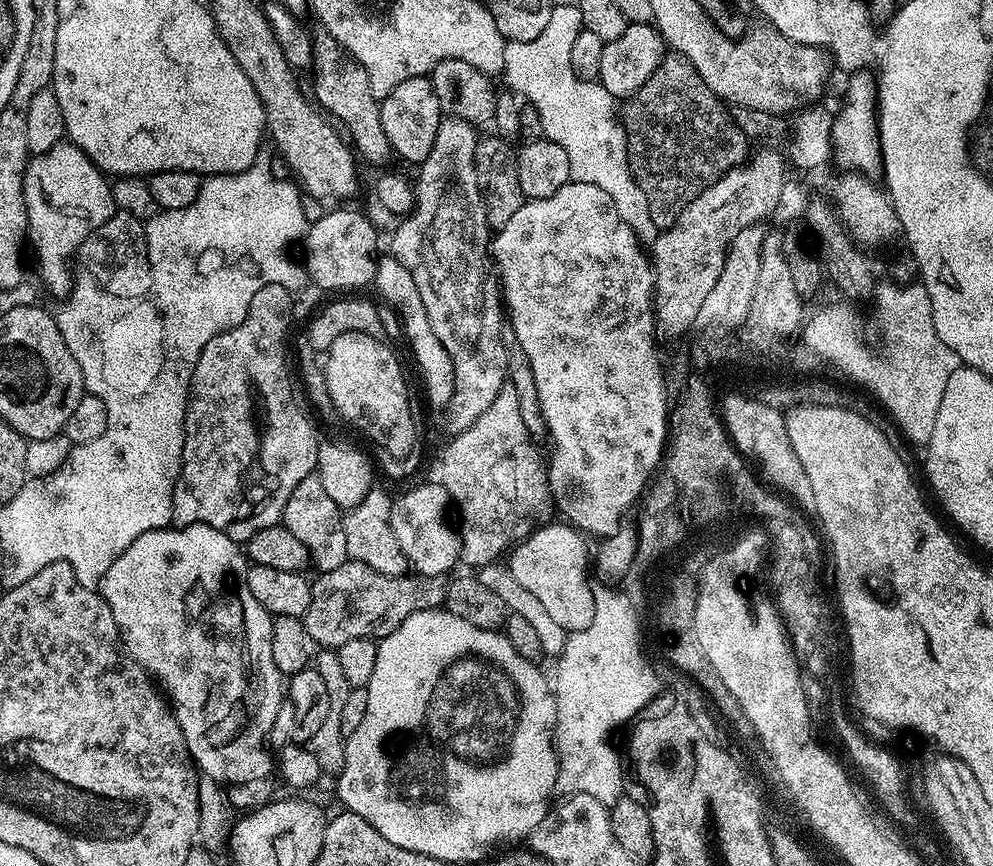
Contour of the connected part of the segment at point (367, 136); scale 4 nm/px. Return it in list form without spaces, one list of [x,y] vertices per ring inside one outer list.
[[[317,31],[312,36],[312,44],[311,67],[317,69],[315,103],[329,117],[336,116],[335,123],[346,133],[355,155],[363,163],[365,160],[368,164],[384,164],[388,159],[393,159],[394,153],[390,146],[390,138],[386,138],[386,130],[382,126],[380,101],[374,98],[370,90],[370,78],[364,67],[357,60],[353,60],[328,32]]]

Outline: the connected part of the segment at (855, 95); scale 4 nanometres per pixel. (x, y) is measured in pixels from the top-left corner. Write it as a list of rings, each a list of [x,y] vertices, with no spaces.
[[[871,71],[853,72],[847,77],[844,105],[835,113],[832,130],[832,157],[837,169],[863,173],[869,178],[881,175],[884,159],[880,153],[880,121],[878,119],[878,80]]]

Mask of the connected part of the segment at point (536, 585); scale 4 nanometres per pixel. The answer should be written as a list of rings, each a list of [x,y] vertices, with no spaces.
[[[556,523],[545,524],[515,545],[506,563],[522,587],[530,590],[530,594],[534,594],[538,602],[542,602],[542,607],[571,634],[586,630],[586,626],[594,622],[593,581],[588,580],[590,548],[588,552],[584,545],[585,537],[571,524]]]

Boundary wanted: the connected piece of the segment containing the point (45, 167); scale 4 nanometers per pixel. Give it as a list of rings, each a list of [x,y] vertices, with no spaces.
[[[71,142],[55,144],[40,156],[32,156],[28,162],[28,169],[24,171],[24,197],[28,211],[28,240],[30,248],[36,251],[36,260],[40,263],[39,283],[49,288],[59,298],[67,297],[74,283],[72,268],[68,259],[77,255],[82,242],[94,230],[97,230],[114,213],[112,203],[112,184],[106,179],[100,167]]]

